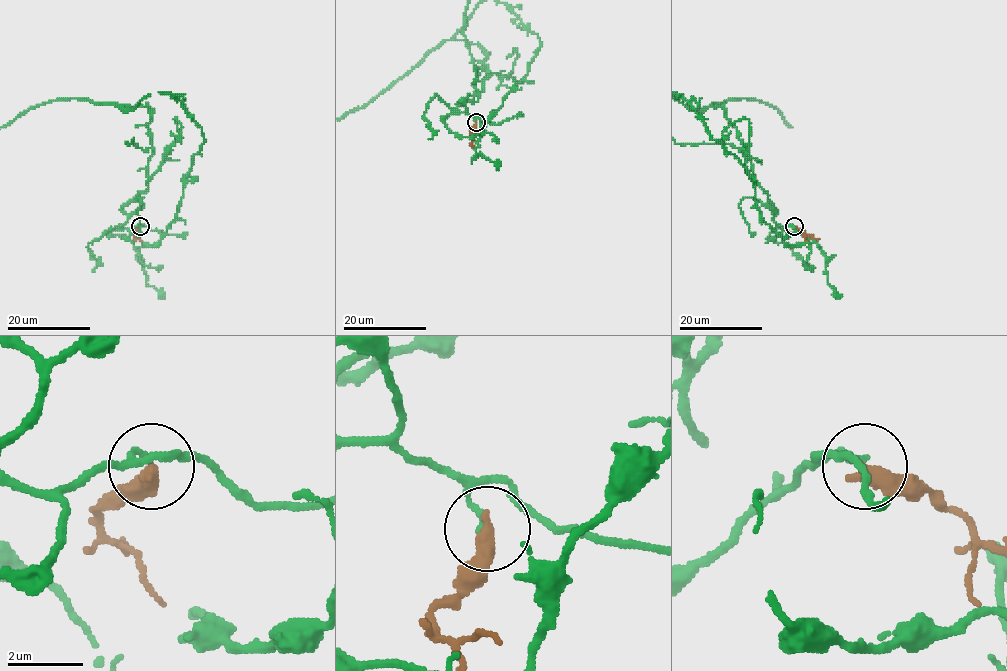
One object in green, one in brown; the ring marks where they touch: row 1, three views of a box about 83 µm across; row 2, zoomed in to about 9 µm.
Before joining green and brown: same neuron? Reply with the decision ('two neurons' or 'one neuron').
two neurons

